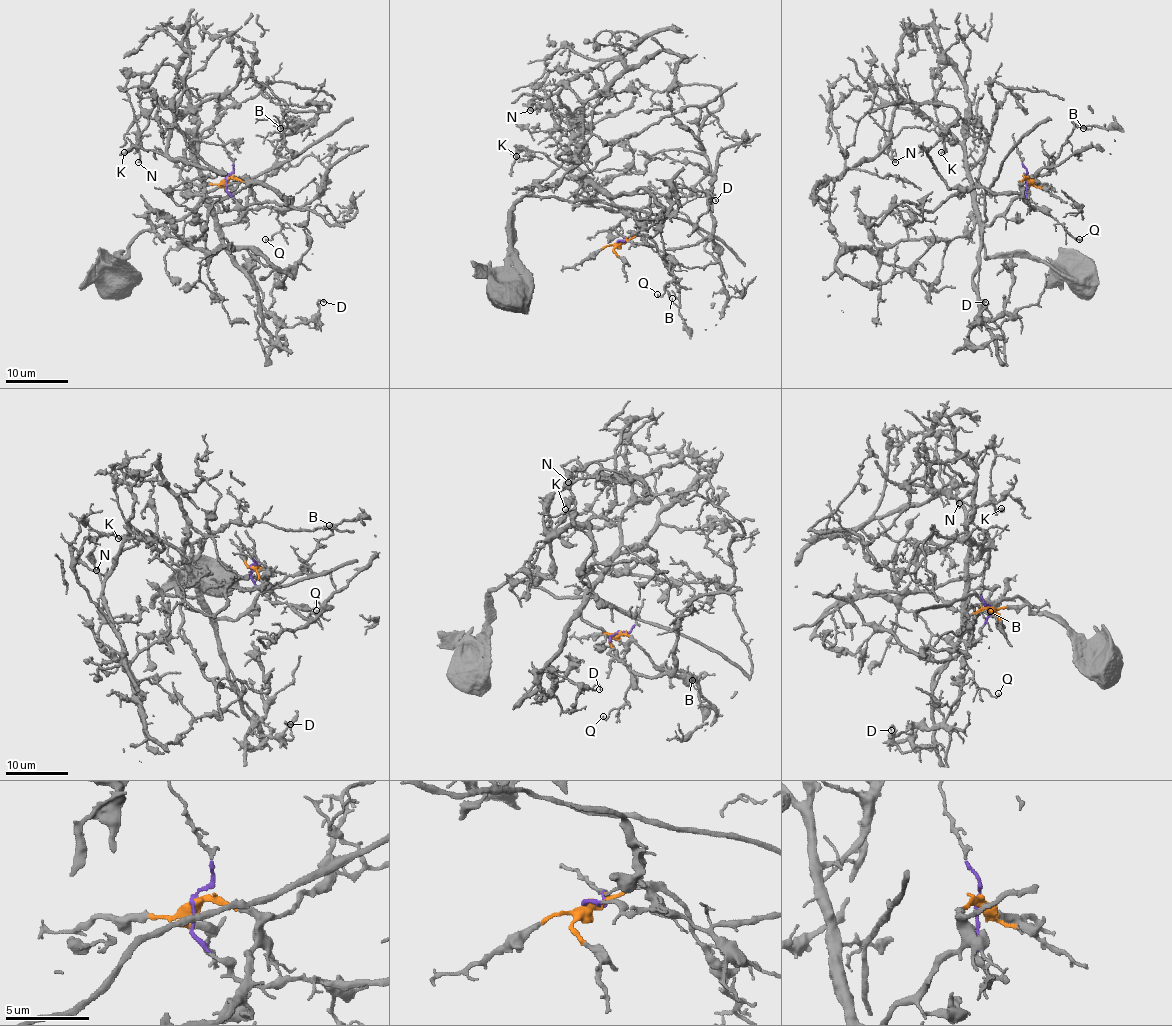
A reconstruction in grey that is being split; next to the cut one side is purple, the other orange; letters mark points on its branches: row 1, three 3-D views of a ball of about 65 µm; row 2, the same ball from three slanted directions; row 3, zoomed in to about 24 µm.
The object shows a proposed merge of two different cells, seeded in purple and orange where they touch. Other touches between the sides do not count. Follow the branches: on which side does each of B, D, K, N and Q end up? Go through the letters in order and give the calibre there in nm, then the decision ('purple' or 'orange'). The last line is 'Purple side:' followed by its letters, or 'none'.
B: 110 nm thick; orange
D: 120 nm thick; orange
K: 150 nm thick; orange
N: 170 nm thick; orange
Q: 140 nm thick; purple
Purple side: Q

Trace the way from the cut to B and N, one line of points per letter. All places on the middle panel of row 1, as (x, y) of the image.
B: (618, 241), (647, 236), (655, 244), (674, 281), (683, 287), (677, 306), (672, 298)
N: (618, 241), (641, 235), (630, 210), (587, 180), (568, 155), (567, 118), (546, 96), (531, 101), (529, 110)

